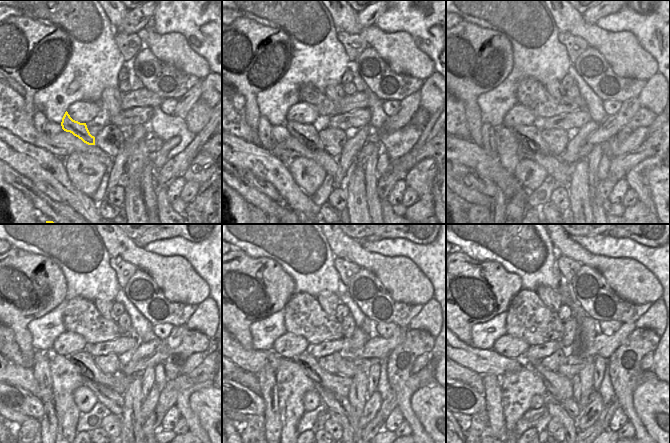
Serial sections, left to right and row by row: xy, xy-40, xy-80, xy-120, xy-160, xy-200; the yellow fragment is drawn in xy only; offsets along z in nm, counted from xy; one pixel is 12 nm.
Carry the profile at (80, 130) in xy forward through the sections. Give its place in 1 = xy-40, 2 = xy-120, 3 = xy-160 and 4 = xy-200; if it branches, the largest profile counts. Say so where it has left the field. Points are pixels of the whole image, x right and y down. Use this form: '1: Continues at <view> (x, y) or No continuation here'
1: Continues at xy-40 (306, 134)
2: Continues at xy-120 (83, 360)
3: Continues at xy-160 (308, 362)
4: Continues at xy-200 (535, 365).

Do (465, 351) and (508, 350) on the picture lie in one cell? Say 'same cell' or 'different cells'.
different cells

